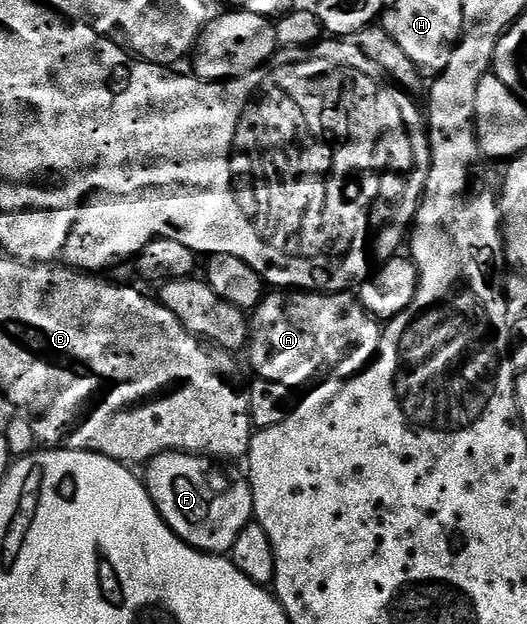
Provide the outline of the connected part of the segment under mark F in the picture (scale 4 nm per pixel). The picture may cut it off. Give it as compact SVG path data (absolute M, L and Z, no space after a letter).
M159 453L147 462L142 480L160 518L180 540L202 553L228 555L234 539L242 535L242 527L253 520L252 489L247 476L224 474L216 465L219 464L213 458L195 453Z

